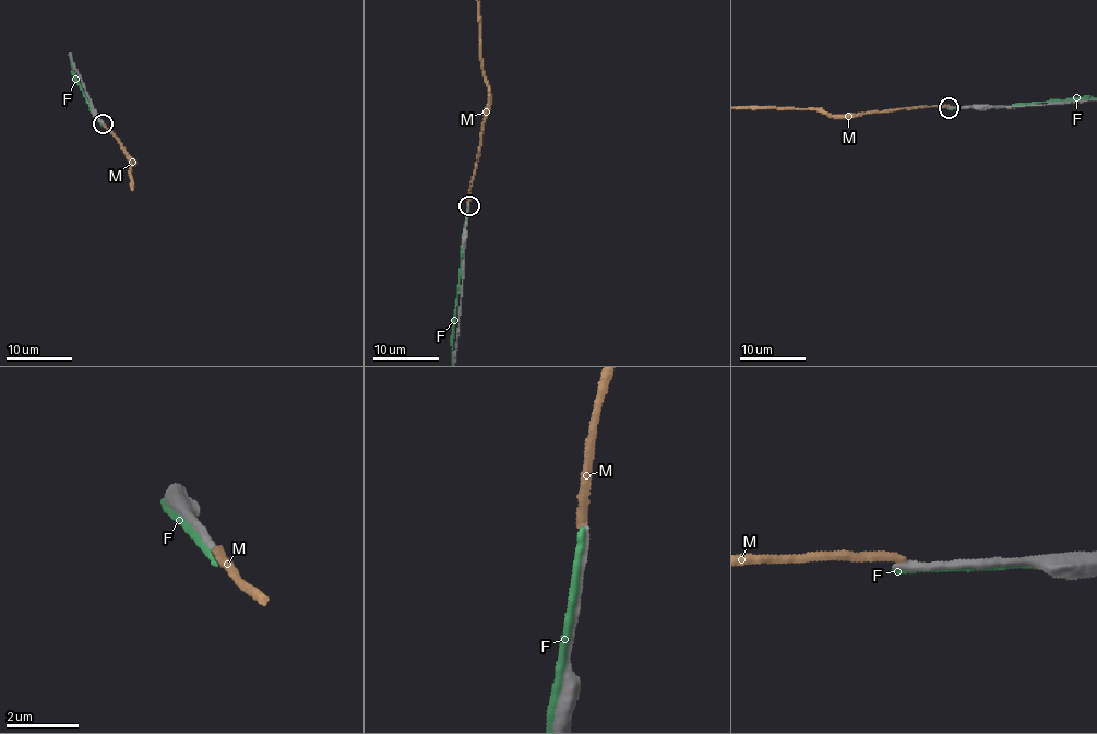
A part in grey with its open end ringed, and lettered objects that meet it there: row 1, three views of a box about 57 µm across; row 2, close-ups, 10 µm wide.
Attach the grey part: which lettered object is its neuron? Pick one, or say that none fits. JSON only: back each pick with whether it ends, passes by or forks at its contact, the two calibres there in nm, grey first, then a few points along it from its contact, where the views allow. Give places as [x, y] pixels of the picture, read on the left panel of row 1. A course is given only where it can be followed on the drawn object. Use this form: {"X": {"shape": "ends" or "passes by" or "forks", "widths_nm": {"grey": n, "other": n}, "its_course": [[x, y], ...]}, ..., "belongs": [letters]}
{"belongs": []}

